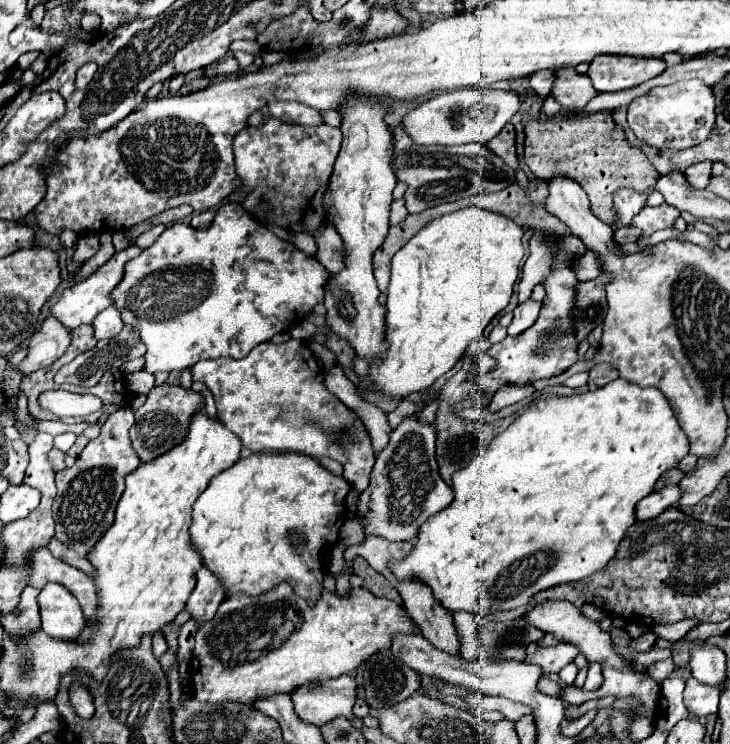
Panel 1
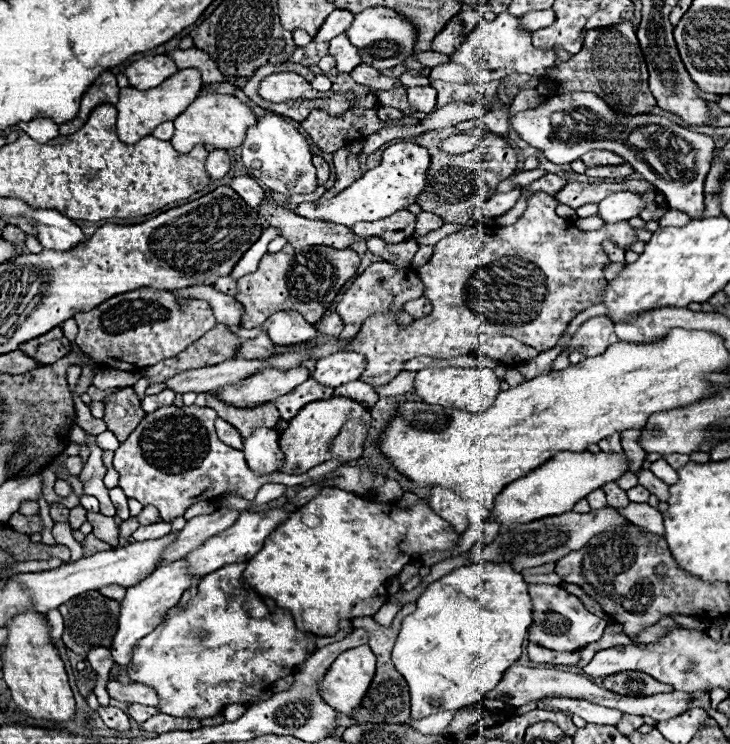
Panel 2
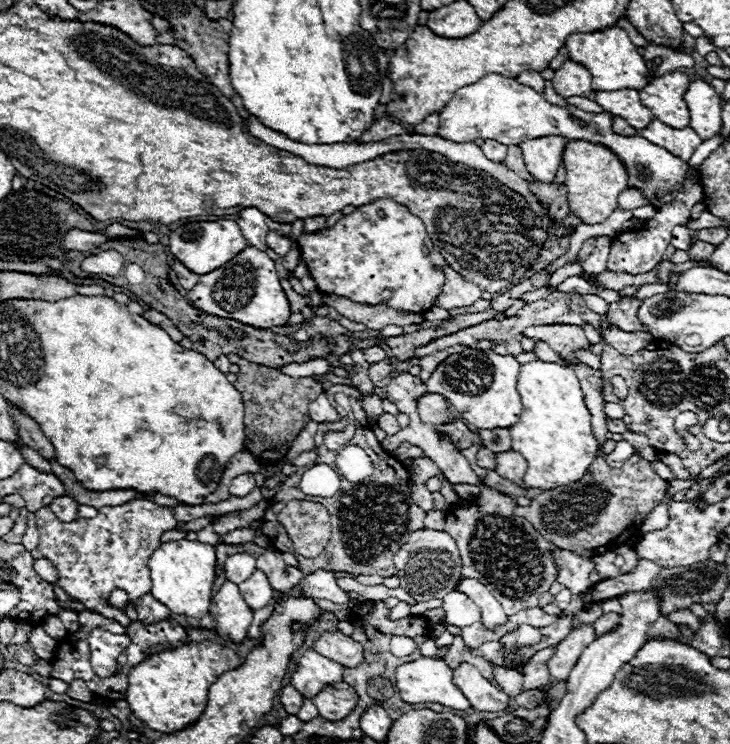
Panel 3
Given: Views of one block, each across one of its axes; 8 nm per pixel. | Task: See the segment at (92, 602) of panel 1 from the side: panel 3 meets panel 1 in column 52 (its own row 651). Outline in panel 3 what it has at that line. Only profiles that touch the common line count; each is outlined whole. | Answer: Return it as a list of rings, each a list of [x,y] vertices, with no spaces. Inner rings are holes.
[[[582,626],[578,630],[574,630],[572,634],[568,634],[566,640],[560,642],[560,646],[556,648],[556,654],[548,660],[548,668],[550,668],[550,680],[566,680],[570,670],[576,666],[582,650],[596,640],[596,632],[594,626]]]

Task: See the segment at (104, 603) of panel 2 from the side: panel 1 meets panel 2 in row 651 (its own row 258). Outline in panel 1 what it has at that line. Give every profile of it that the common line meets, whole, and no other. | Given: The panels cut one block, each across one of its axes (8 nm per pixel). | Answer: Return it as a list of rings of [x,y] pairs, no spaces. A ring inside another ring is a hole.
[[[82,234],[76,242],[76,250],[72,260],[76,264],[84,264],[88,258],[92,258],[100,250],[100,234]]]

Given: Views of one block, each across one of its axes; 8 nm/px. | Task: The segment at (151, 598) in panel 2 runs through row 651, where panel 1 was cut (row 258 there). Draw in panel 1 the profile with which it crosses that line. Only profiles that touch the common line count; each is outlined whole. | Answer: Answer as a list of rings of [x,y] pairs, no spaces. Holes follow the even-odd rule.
[[[130,244],[126,250],[120,250],[116,252],[104,266],[100,266],[92,276],[88,276],[84,282],[80,284],[74,284],[70,288],[66,288],[60,296],[60,300],[50,308],[52,316],[56,316],[58,320],[62,320],[62,324],[66,324],[66,328],[74,330],[78,328],[80,324],[92,324],[92,320],[104,310],[108,308],[110,304],[114,304],[114,298],[110,296],[114,292],[114,288],[122,282],[124,278],[124,266],[128,260],[136,258],[142,254],[142,248],[136,246],[136,244]]]

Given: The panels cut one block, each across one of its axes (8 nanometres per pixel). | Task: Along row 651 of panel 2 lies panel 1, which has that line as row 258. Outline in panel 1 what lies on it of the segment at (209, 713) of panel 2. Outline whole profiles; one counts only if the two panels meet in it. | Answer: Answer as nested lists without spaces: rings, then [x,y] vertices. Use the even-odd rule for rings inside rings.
[[[226,202],[224,206],[220,206],[216,210],[216,216],[214,216],[212,224],[206,230],[196,230],[196,228],[184,224],[184,222],[174,222],[162,232],[162,236],[150,248],[146,248],[138,258],[130,260],[126,264],[126,276],[124,276],[122,284],[118,284],[118,288],[114,290],[114,306],[122,312],[122,320],[126,324],[130,324],[140,334],[140,340],[146,346],[146,366],[144,368],[148,372],[152,372],[152,374],[156,374],[156,372],[172,372],[172,370],[192,368],[196,362],[208,360],[208,358],[222,358],[222,356],[244,358],[244,356],[248,356],[248,352],[256,344],[268,342],[274,334],[294,328],[302,318],[306,318],[312,312],[312,308],[316,304],[324,302],[324,286],[326,286],[326,282],[330,278],[332,278],[330,270],[324,268],[316,258],[306,256],[302,250],[294,248],[290,242],[280,240],[272,230],[268,230],[258,220],[254,220],[252,214],[244,212],[244,208],[240,208],[240,204]]]

